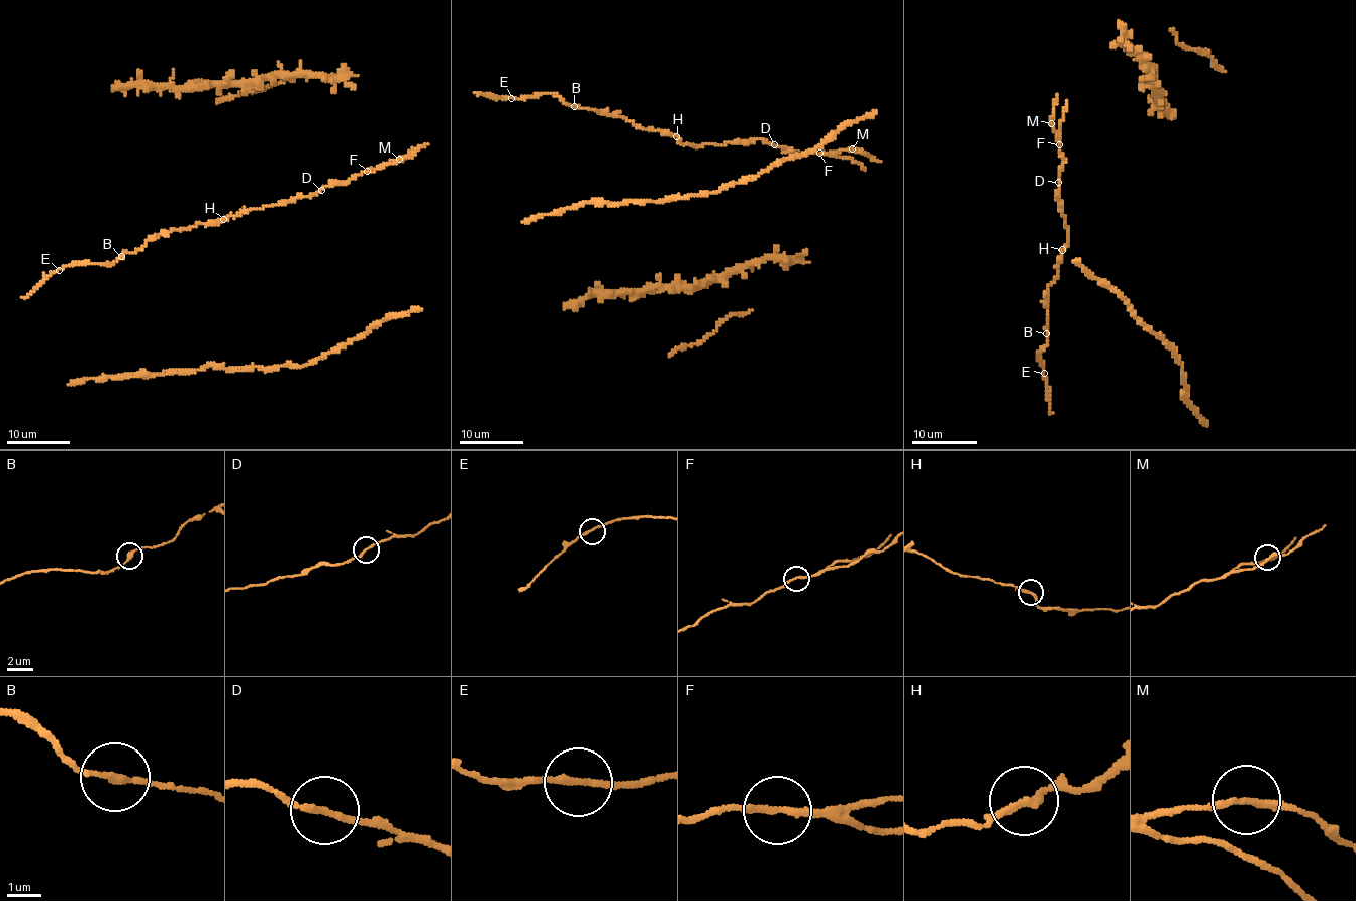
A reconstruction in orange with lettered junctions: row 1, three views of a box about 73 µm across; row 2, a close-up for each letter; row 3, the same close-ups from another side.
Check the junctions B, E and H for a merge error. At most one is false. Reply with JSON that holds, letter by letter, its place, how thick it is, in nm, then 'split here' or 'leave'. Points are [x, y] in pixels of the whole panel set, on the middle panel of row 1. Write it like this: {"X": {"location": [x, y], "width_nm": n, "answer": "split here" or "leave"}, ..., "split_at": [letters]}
{"B": {"location": [574, 106], "width_nm": 200, "answer": "leave"}, "E": {"location": [511, 98], "width_nm": 190, "answer": "leave"}, "H": {"location": [676, 136], "width_nm": 200, "answer": "split here"}, "split_at": ["H"]}

